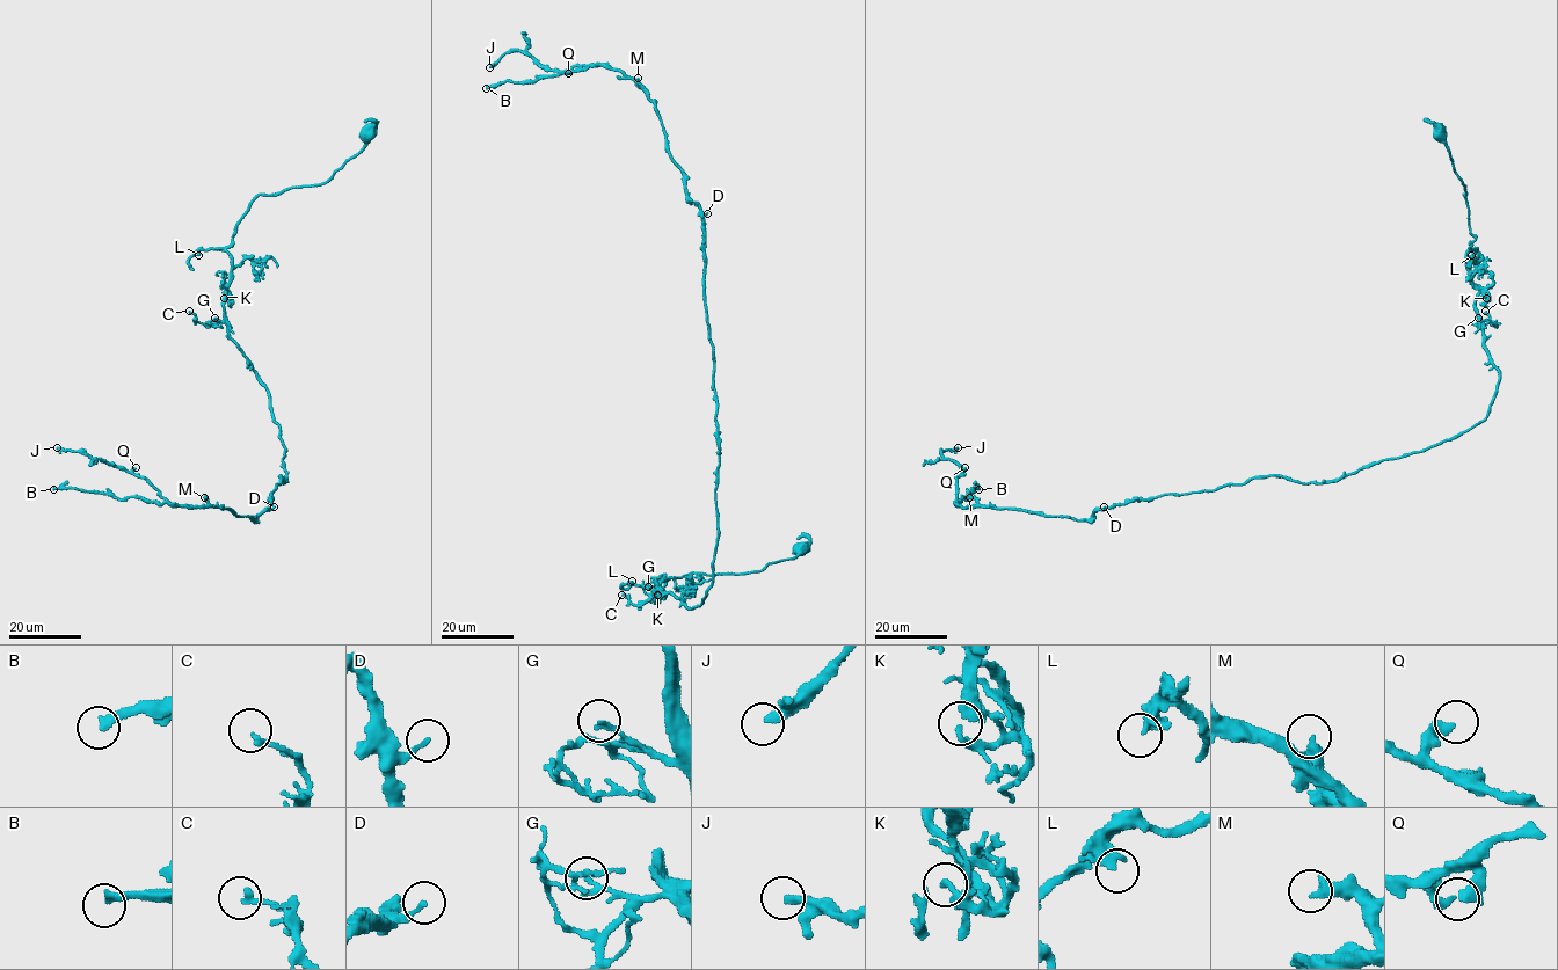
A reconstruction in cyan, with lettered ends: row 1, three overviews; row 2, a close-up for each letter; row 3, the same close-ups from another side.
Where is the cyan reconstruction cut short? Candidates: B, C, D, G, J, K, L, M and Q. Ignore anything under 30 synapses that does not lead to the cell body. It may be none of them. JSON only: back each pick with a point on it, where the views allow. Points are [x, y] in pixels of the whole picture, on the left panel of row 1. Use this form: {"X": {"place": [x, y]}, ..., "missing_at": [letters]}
{"B": {"place": [53, 489]}, "J": {"place": [57, 447]}, "missing_at": ["B", "J"]}

